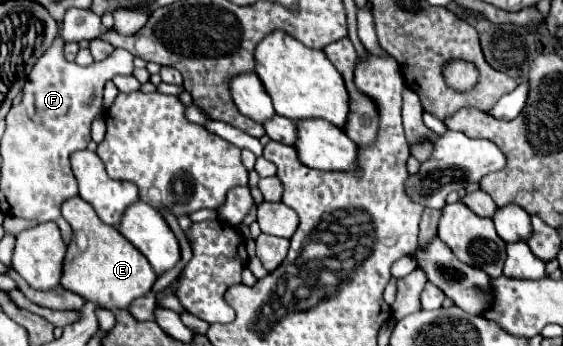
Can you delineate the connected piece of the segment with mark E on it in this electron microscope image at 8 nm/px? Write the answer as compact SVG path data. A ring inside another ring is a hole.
M72 197L62 205L62 215L72 225L74 231L72 243L76 245L82 243L80 247L82 251L78 251L74 259L72 259L72 243L68 245L66 271L64 279L60 281L64 289L74 291L86 301L92 301L98 307L112 311L128 309L132 301L152 291L152 285L156 283L156 273L152 271L148 259L144 259L144 255L140 255L140 251L136 251L136 247L132 247L132 243L128 243L116 227L100 221L90 203L86 203L80 197Z

